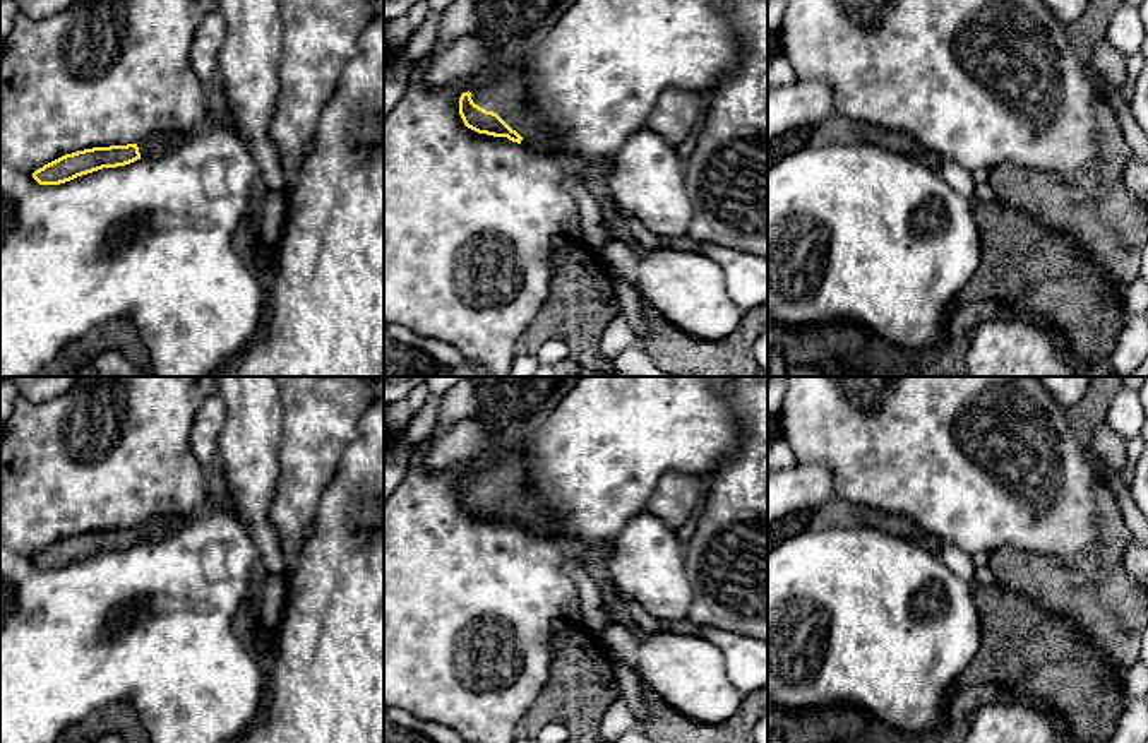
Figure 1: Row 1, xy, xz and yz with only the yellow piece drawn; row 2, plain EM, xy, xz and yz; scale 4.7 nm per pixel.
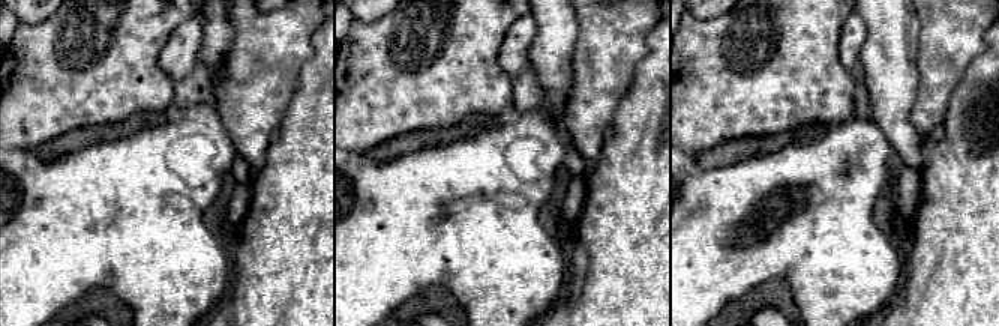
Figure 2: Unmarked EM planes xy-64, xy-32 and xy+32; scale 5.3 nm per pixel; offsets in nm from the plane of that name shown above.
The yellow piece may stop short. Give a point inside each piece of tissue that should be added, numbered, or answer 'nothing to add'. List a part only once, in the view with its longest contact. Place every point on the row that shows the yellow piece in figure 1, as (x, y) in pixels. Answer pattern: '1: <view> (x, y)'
1: xz (504, 93)

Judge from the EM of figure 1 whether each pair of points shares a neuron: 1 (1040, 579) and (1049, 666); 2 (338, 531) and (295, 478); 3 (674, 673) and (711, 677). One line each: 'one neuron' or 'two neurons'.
1: two neurons
2: two neurons
3: one neuron

